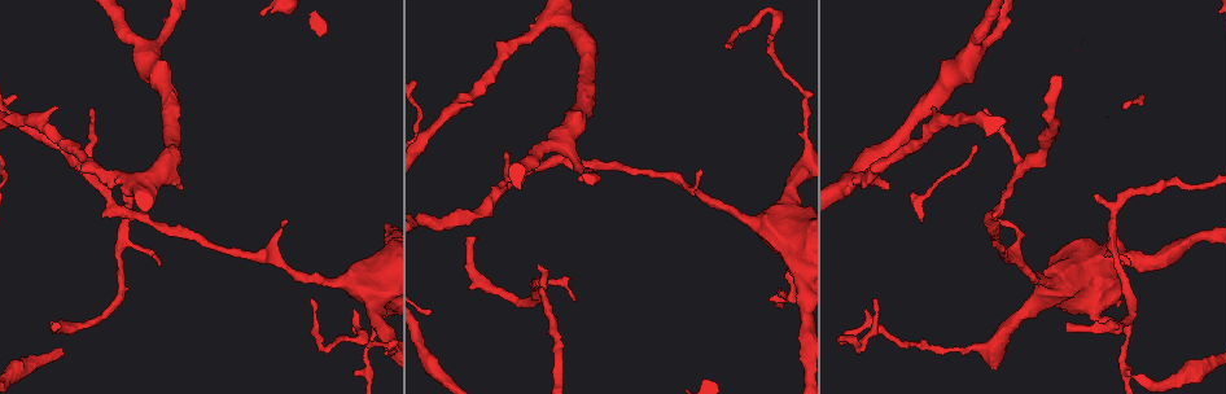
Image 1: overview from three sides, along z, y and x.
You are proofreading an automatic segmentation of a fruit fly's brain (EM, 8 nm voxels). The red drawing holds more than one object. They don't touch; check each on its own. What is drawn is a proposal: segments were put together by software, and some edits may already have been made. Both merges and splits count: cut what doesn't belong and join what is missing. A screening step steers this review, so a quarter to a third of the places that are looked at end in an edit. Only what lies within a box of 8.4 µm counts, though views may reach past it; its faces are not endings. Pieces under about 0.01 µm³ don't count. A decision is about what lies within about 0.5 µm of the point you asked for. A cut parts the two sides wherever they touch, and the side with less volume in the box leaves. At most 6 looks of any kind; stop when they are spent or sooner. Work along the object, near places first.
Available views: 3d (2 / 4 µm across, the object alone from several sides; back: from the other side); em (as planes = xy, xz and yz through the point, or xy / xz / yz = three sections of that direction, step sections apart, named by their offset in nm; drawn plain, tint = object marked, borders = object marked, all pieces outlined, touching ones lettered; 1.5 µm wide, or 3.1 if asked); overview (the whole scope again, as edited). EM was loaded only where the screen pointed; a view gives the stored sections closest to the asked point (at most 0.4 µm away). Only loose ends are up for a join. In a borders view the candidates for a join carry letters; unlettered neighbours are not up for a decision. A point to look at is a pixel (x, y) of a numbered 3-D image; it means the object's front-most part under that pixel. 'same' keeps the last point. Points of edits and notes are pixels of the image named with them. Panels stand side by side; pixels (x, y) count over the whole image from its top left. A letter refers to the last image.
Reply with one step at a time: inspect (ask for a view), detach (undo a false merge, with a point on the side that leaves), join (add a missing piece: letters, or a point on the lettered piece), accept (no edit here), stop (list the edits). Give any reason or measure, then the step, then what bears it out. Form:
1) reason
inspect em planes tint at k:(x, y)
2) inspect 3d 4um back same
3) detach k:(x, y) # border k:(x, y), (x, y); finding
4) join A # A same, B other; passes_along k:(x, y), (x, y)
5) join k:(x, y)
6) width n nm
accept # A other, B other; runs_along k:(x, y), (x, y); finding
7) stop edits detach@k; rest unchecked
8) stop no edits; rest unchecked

branch stops here
inspect em planes borders at 1:(178, 189)

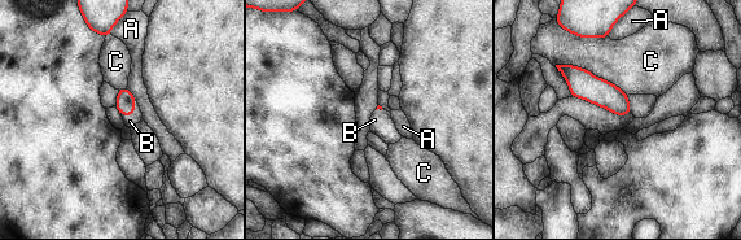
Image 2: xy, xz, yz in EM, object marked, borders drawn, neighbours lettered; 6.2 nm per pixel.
join B # A other, B same, C other; passes_along 2:(126, 100), (134, 113), (130, 121); it goes on there

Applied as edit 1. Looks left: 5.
tapers out
inspect em xy step 8 borders at 1:(475, 236)

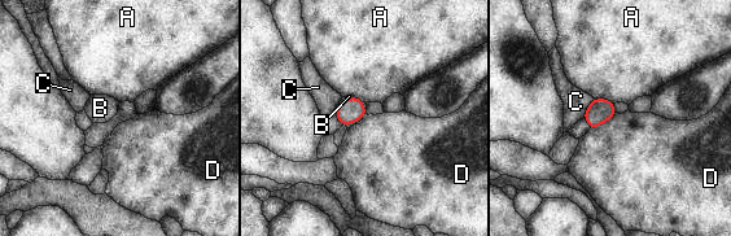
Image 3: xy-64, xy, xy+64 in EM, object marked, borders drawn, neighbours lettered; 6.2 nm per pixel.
inspect em planes borders same

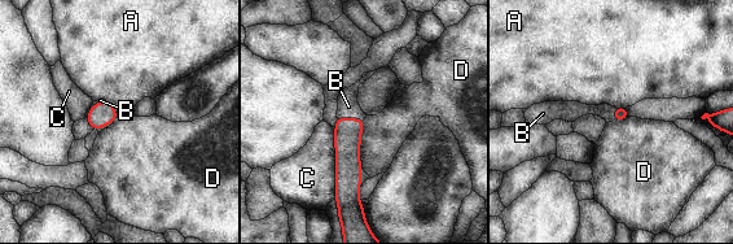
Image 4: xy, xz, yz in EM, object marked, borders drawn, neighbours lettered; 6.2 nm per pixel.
join B # A other, B same, C other, D other; passes_along 4:(347, 130), (350, 118), (349, 107); it goes on there

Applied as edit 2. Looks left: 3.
inspect overview

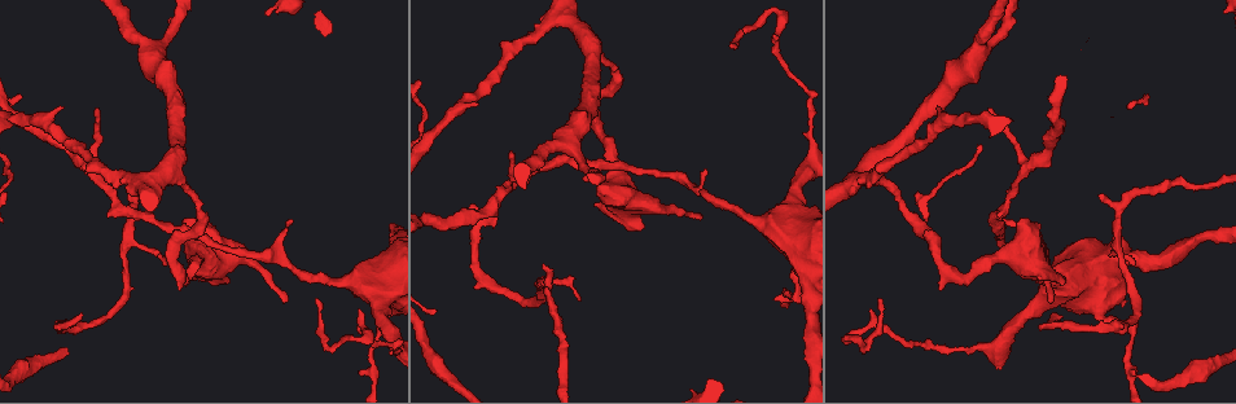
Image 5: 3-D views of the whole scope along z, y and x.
branch stops here
inspect em xz step 8 borders at 5:(595, 206)

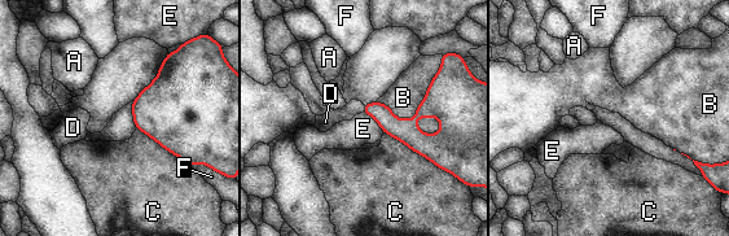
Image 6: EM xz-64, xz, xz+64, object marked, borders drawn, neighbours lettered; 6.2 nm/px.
join D # A other, B other, C other, D same, E other, F other; passes_along 6:(390, 125), (363, 109), (325, 122); it goes on there

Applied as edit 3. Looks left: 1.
stop edits join@2, join@4, join@6; rest unchecked

